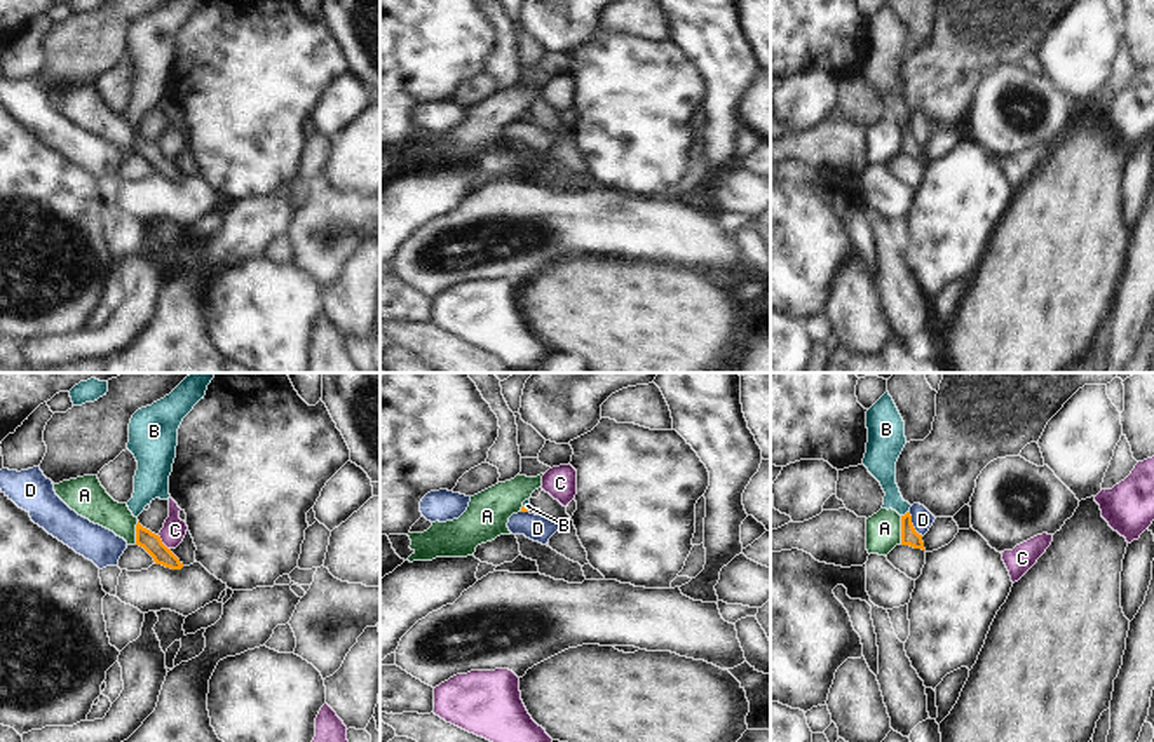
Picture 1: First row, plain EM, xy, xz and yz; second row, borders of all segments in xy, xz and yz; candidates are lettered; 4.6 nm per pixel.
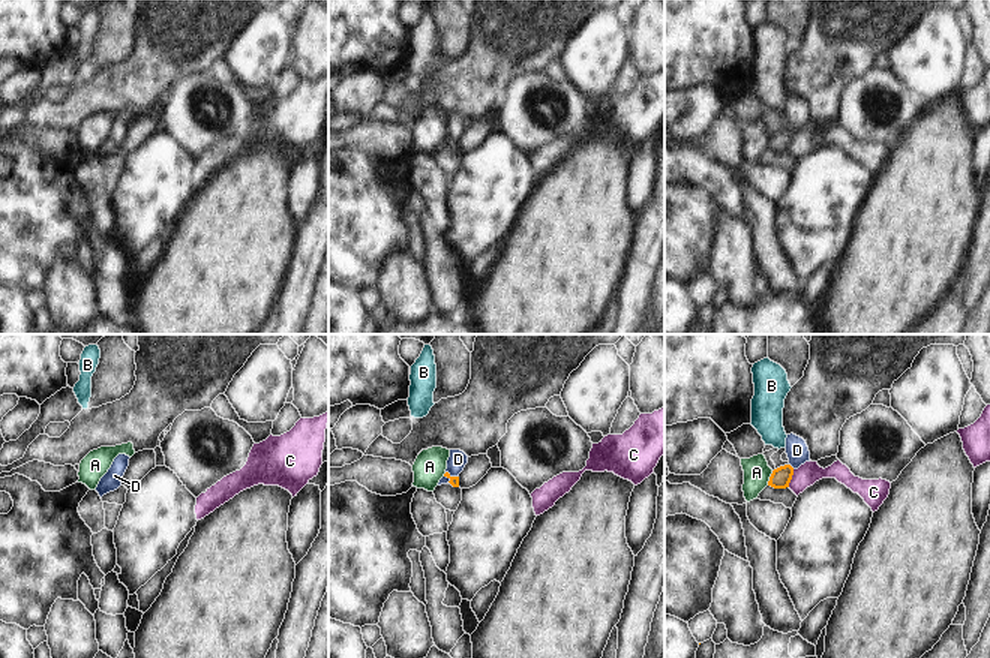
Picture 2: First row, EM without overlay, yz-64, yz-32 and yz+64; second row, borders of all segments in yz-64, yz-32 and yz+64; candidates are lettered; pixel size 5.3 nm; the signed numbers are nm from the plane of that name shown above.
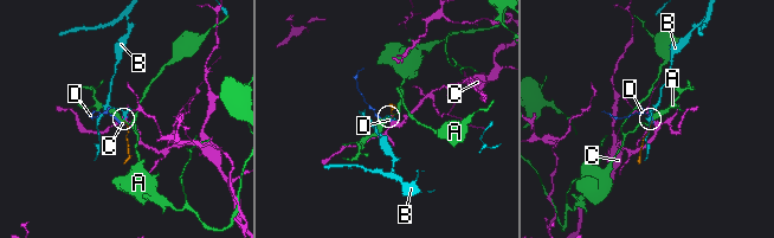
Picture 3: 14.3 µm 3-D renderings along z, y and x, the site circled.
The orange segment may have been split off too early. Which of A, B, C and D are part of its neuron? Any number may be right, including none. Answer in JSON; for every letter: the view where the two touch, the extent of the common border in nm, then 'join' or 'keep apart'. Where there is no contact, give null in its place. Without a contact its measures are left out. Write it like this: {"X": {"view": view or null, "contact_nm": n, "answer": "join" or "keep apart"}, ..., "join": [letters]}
{"A": {"view": "yz", "contact_nm": 140, "answer": "keep apart"}, "B": {"view": "yz", "contact_nm": 50, "answer": "join"}, "C": {"view": "xy", "contact_nm": 90, "answer": "keep apart"}, "D": {"view": "yz", "contact_nm": 130, "answer": "keep apart"}, "join": ["B"]}

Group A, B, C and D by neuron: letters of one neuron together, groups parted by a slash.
A / B / C / D

